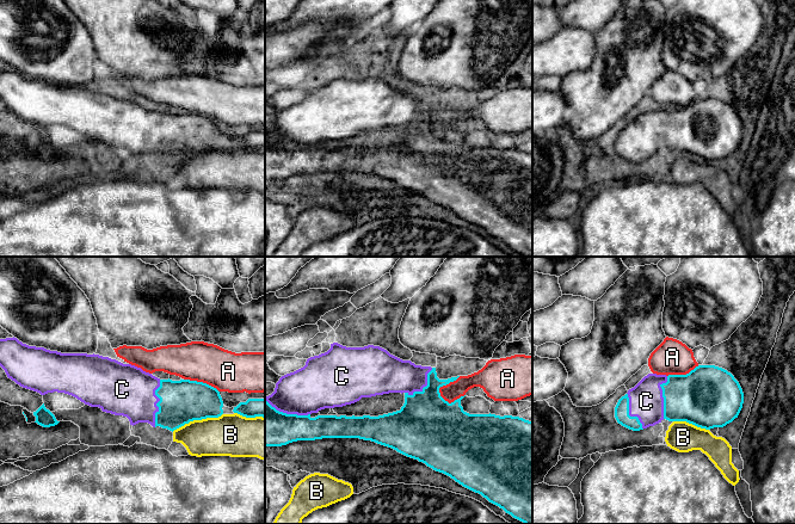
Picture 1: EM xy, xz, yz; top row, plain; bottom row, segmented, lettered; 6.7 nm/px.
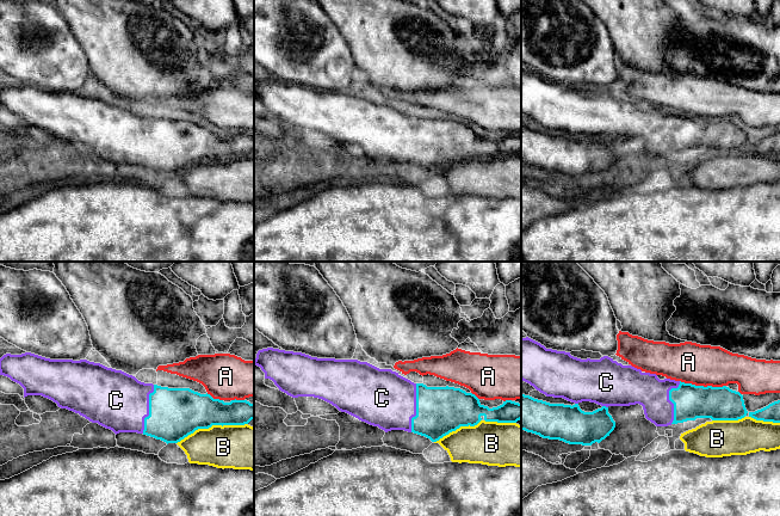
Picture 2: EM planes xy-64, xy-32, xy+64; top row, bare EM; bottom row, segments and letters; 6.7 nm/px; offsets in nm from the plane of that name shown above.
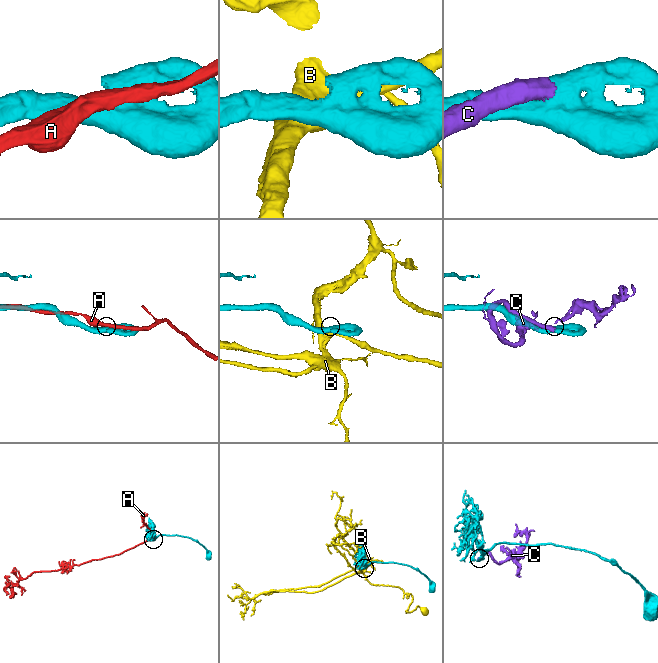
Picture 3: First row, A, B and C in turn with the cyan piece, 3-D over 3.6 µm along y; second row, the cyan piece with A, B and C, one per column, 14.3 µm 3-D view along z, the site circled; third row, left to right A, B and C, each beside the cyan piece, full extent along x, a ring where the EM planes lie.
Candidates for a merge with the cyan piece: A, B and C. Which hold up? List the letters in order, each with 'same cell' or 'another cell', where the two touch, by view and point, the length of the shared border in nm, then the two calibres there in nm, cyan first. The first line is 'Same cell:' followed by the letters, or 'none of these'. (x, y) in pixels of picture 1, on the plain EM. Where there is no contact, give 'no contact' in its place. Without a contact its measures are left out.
Same cell: C
A: another cell; meets cyan in xz at (442, 118); contact 200 nm long; 360 nm thick on the cyan side, 120 nm on the other
B: another cell; meets cyan in xy at (197, 152); contact 360 nm long; 280 nm thick on the cyan side, 280 nm on the other
C: same cell; meets cyan in xy at (156, 136); contact 320 nm long; 280 nm thick on the cyan side, 360 nm on the other

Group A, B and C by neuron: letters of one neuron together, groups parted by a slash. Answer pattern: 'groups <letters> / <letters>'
groups A / B / C

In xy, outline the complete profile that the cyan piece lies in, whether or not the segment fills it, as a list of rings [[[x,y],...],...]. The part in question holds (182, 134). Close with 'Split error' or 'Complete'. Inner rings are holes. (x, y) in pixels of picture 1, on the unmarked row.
[[[13,69],[0,72],[0,99],[8,111],[23,121],[41,128],[54,124],[72,128],[103,144],[127,149],[132,159],[148,155],[173,165],[190,154],[223,147],[220,124],[207,116],[160,112],[141,100],[94,86],[61,86],[29,79]]]. Split error

